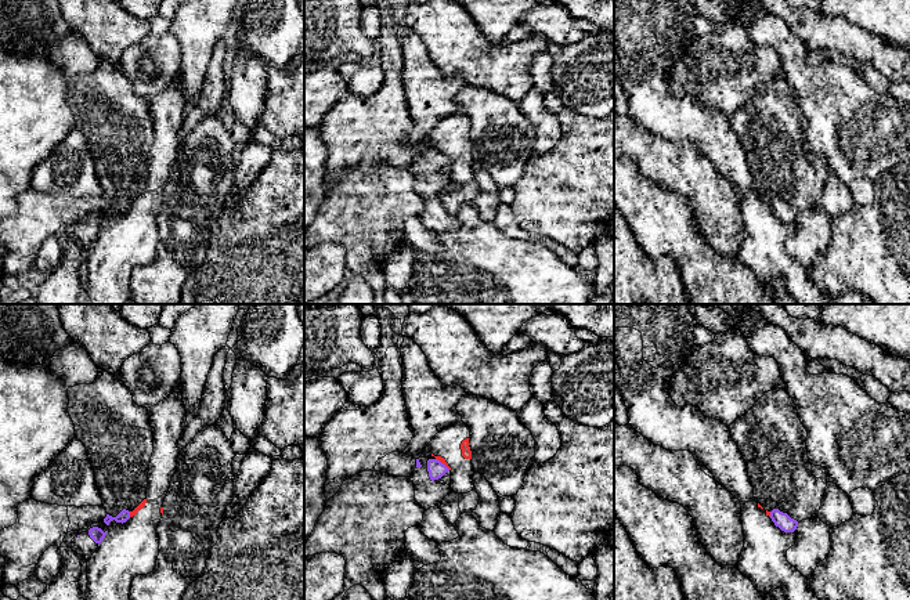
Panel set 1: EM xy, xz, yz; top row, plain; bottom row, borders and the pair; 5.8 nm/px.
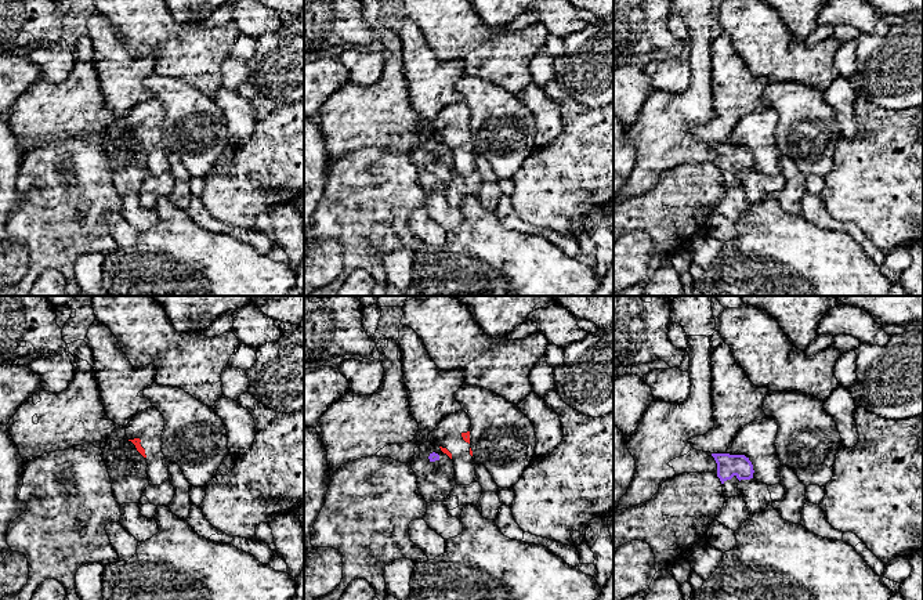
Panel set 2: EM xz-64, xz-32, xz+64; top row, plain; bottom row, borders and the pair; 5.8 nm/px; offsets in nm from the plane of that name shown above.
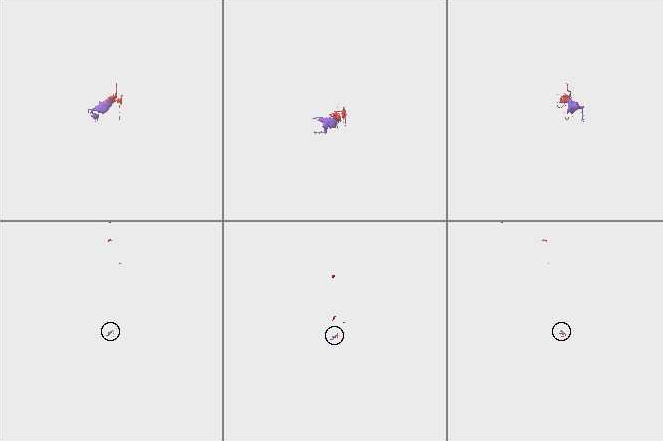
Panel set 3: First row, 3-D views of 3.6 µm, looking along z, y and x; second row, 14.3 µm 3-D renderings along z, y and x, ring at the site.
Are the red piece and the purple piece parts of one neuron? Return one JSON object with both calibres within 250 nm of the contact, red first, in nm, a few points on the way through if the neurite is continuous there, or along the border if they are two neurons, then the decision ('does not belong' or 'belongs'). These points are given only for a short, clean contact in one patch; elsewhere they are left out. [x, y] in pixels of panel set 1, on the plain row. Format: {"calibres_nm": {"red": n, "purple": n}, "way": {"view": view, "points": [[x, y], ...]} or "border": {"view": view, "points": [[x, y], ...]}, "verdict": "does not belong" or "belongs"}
{"calibres_nm": {"red": 30, "purple": 100}, "border": {"view": "xz", "points": [[436, 148], [450, 159]]}, "verdict": "does not belong"}

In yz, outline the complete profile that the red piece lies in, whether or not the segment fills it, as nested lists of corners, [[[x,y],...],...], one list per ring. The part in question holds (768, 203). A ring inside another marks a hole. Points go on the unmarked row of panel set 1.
[[[755,191],[741,194],[744,238],[739,261],[761,283],[773,300],[770,283],[780,278],[786,292],[797,304],[831,304],[830,299],[810,279],[810,270],[787,252],[787,241],[795,235],[797,223],[784,223]]]

